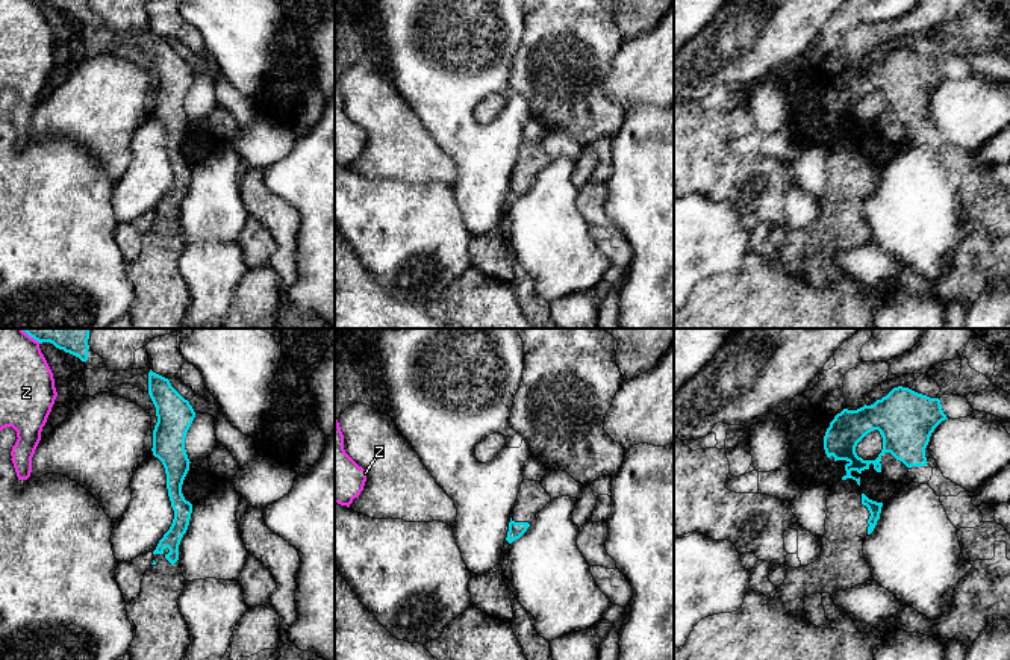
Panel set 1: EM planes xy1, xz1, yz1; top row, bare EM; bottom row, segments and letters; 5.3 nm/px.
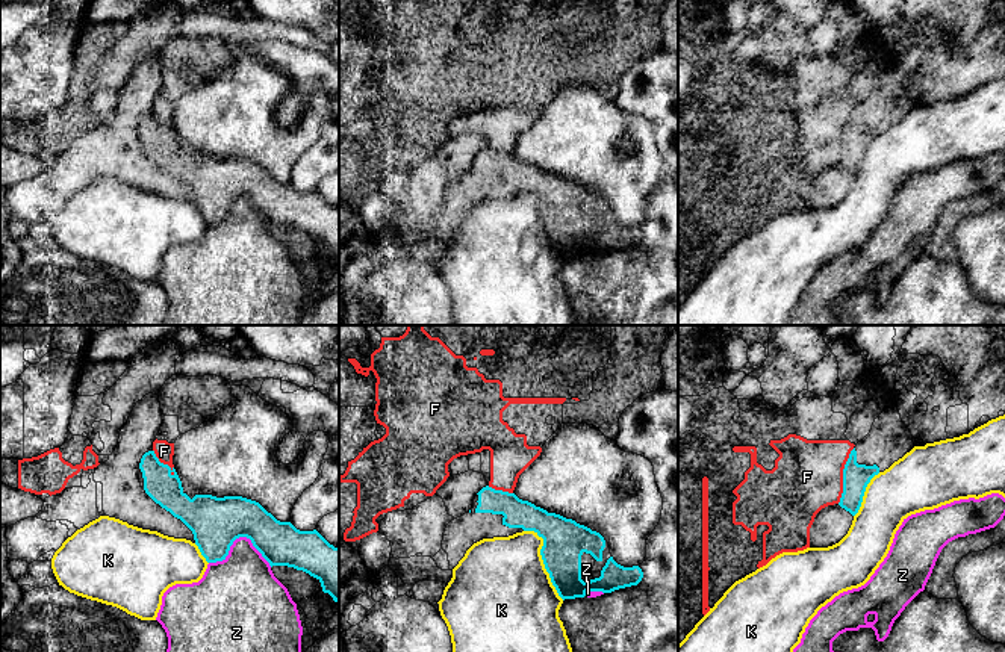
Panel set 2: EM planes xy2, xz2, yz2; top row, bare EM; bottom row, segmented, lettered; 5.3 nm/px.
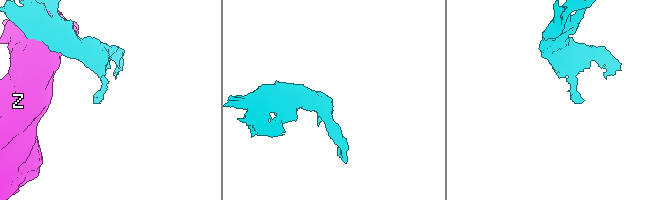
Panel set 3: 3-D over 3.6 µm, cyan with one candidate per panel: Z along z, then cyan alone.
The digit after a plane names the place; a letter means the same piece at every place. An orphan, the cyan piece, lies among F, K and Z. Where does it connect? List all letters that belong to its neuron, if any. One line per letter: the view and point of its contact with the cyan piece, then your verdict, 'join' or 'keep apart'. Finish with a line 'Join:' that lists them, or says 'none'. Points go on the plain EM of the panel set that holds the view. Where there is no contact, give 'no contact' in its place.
F: meets cyan in yz2 at (843, 136); keep apart
K: meets cyan in xz2 at (542, 220); keep apart
Z: meets cyan in xy2 at (239, 197); keep apart
Join: none

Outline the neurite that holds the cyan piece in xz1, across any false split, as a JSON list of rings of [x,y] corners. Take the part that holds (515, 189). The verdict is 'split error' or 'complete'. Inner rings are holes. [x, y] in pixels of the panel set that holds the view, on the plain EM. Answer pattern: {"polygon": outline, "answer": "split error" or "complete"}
{"polygon": [[[522,141],[518,160],[510,174],[509,192],[506,201],[512,204],[519,200],[536,176],[551,162],[541,142]]], "answer": "split error"}

